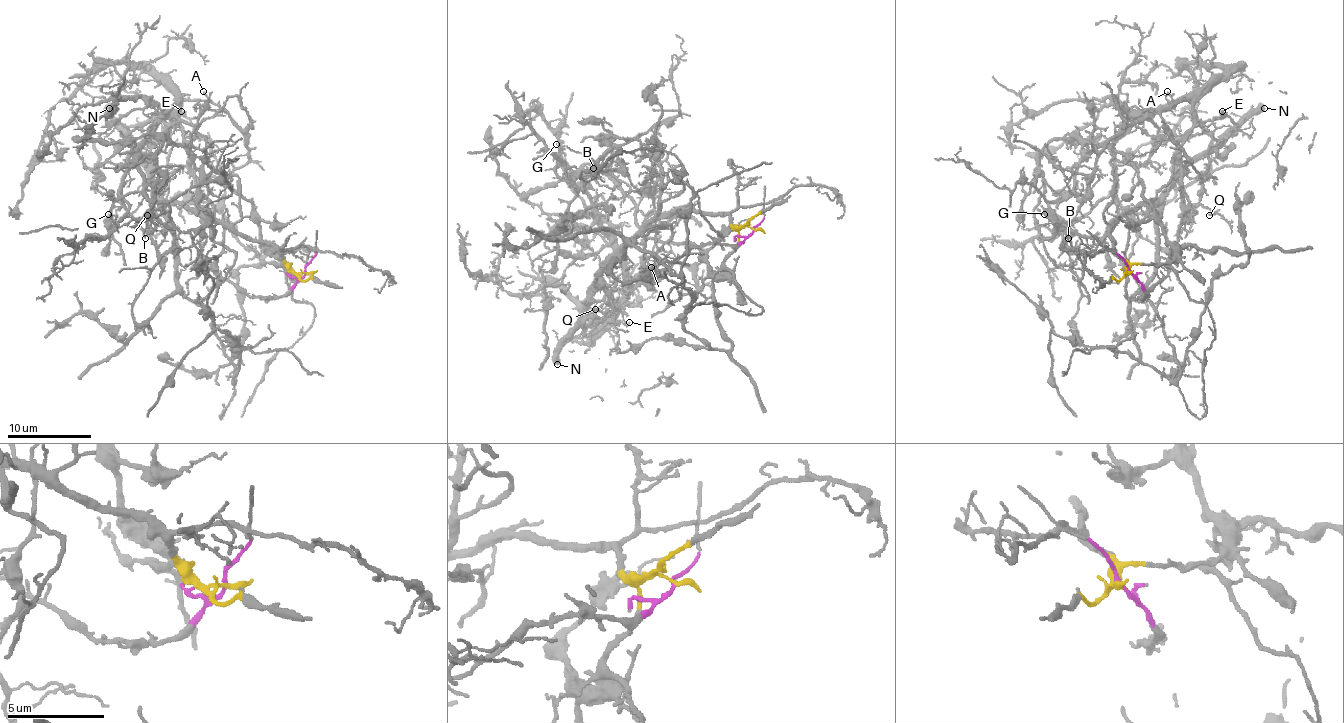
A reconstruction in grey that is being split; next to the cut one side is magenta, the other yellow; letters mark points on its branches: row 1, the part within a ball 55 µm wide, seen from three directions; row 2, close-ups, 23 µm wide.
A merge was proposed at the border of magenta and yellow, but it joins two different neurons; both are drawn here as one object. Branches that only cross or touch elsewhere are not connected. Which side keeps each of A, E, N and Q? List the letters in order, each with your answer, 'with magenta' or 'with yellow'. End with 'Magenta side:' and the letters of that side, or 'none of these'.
A: with magenta
E: with yellow
N: with yellow
Q: with magenta
Magenta side: A, Q

